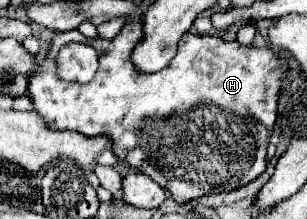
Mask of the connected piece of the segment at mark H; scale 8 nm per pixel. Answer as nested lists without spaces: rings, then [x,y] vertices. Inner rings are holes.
[[[131,21],[119,31],[113,39],[89,39],[83,37],[77,29],[55,33],[53,45],[47,53],[43,65],[39,65],[37,75],[29,81],[29,97],[33,101],[35,111],[43,121],[55,131],[77,131],[87,137],[107,135],[113,141],[113,151],[121,161],[129,161],[133,167],[143,169],[143,173],[151,175],[161,187],[169,189],[177,203],[185,203],[209,193],[231,191],[237,187],[247,185],[257,175],[265,171],[265,153],[267,143],[277,119],[277,99],[281,89],[281,79],[287,71],[283,59],[279,59],[269,47],[245,47],[237,41],[227,43],[219,37],[199,35],[199,33],[185,33],[179,41],[177,55],[171,63],[157,71],[155,75],[147,75],[137,71],[131,61],[129,53],[143,37],[143,23]],[[71,41],[81,41],[99,53],[99,69],[97,77],[83,85],[83,83],[69,83],[57,77],[57,53],[63,45]]]

